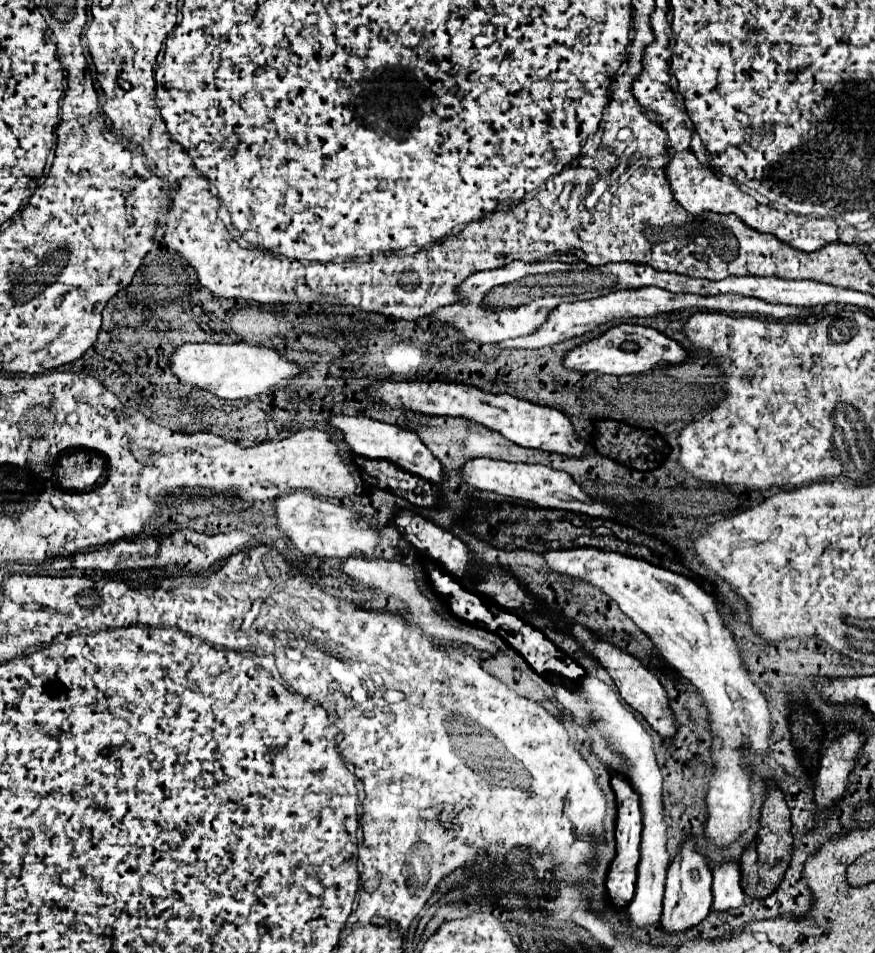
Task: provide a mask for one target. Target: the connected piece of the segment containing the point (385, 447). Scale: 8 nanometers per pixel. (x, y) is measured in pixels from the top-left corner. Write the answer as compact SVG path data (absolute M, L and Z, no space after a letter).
M348 415L332 417L330 425L344 433L346 443L360 457L392 461L394 465L402 467L404 471L408 471L412 475L418 475L418 477L422 477L426 481L432 481L432 483L442 483L444 481L442 463L438 463L438 459L428 451L428 447L420 441L420 437L414 431L406 431L398 425L388 425L388 423L382 423L382 421L368 419L368 417L348 417Z

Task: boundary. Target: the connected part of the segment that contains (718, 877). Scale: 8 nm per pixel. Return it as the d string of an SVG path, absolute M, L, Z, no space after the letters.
M734 861L722 863L714 869L712 881L712 911L724 913L744 903L744 891L740 887L740 867Z

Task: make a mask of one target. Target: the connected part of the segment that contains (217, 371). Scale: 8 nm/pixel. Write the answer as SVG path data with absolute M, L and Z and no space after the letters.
M188 343L176 349L170 357L170 371L180 379L194 383L196 387L210 391L222 399L256 397L266 389L280 387L284 379L302 373L300 365L286 359L286 355L274 347L250 345L250 343Z

